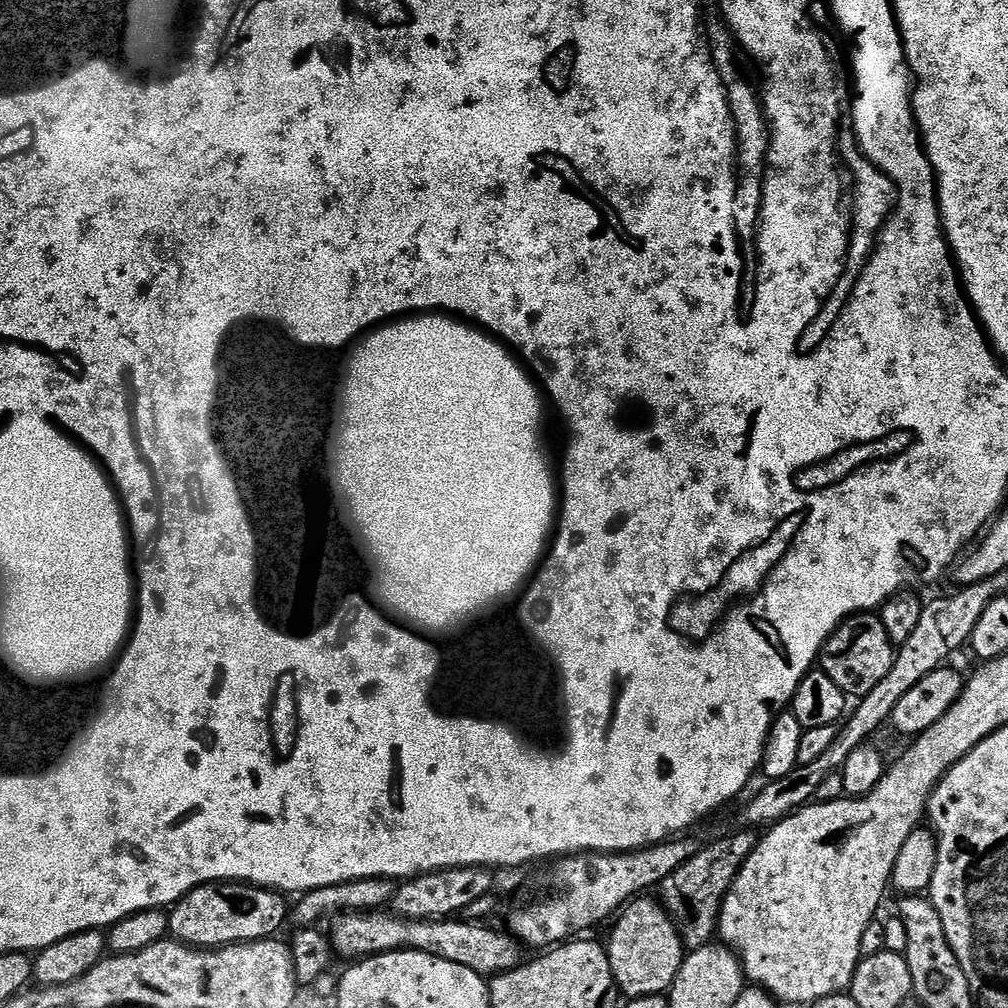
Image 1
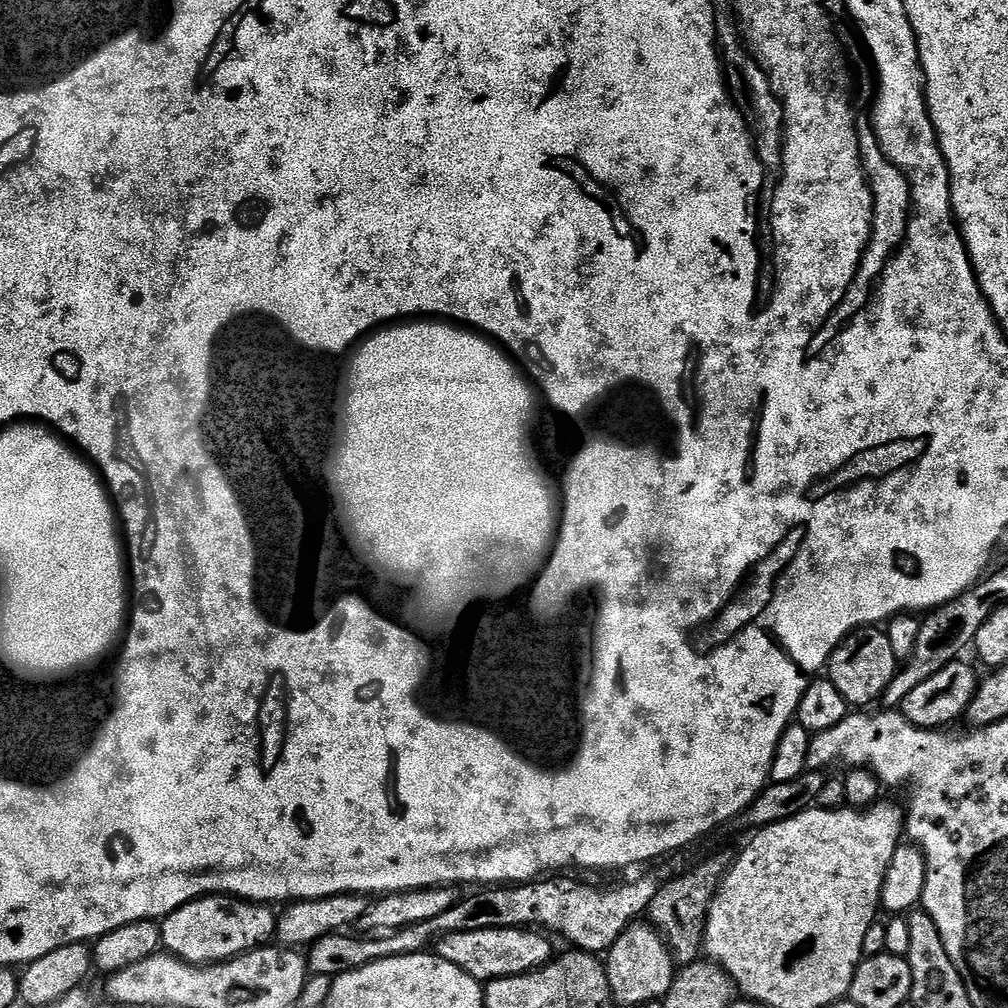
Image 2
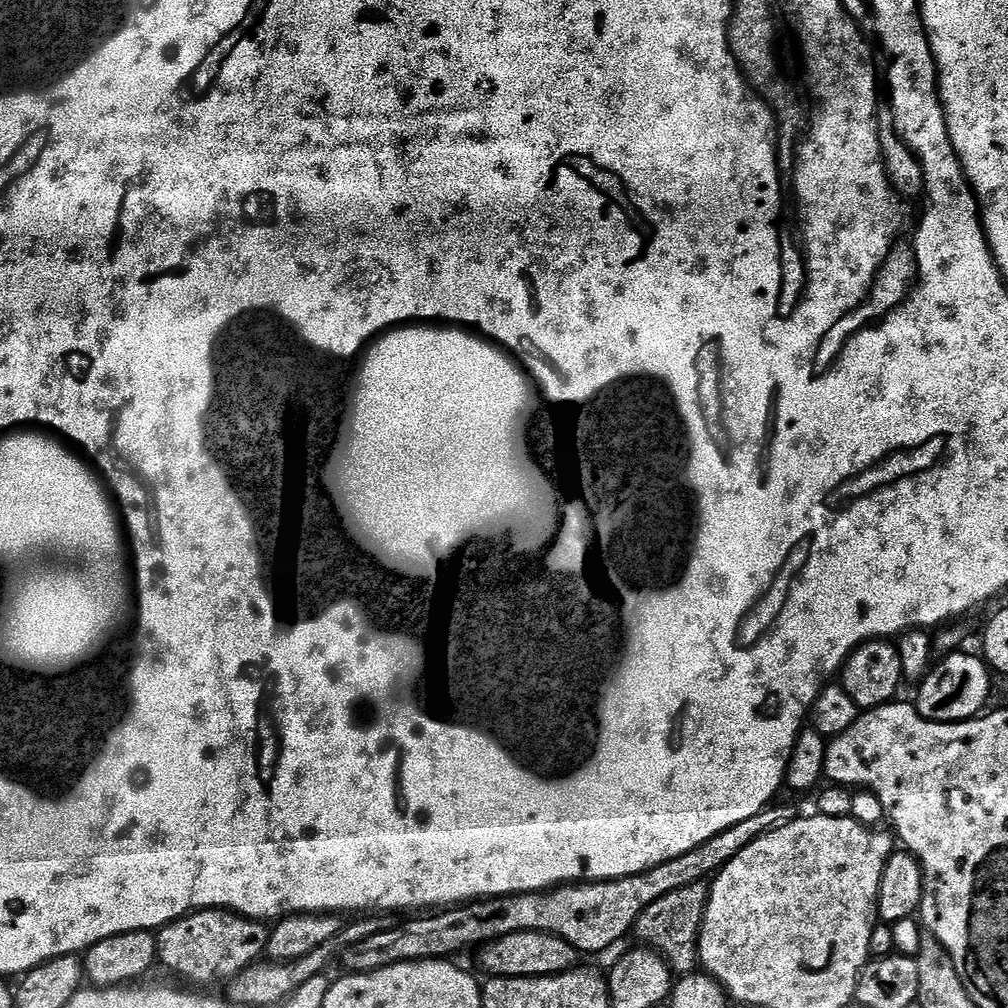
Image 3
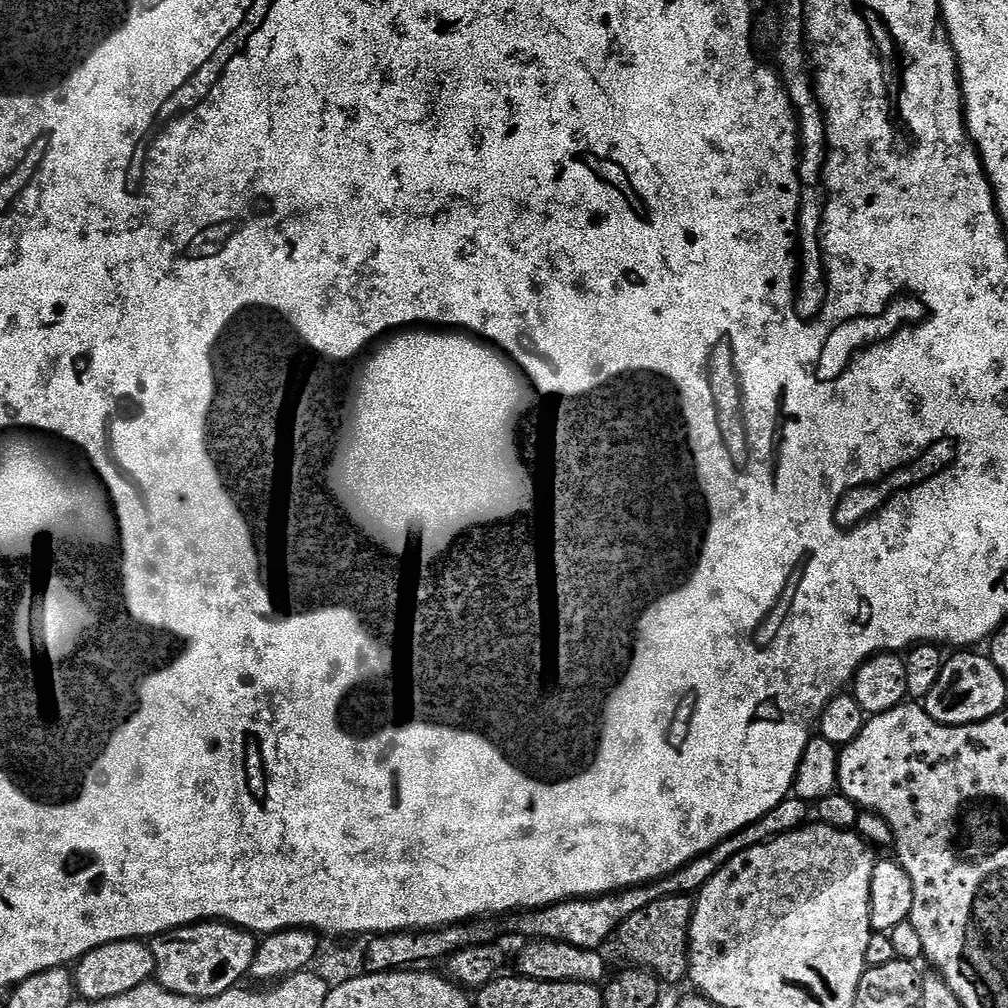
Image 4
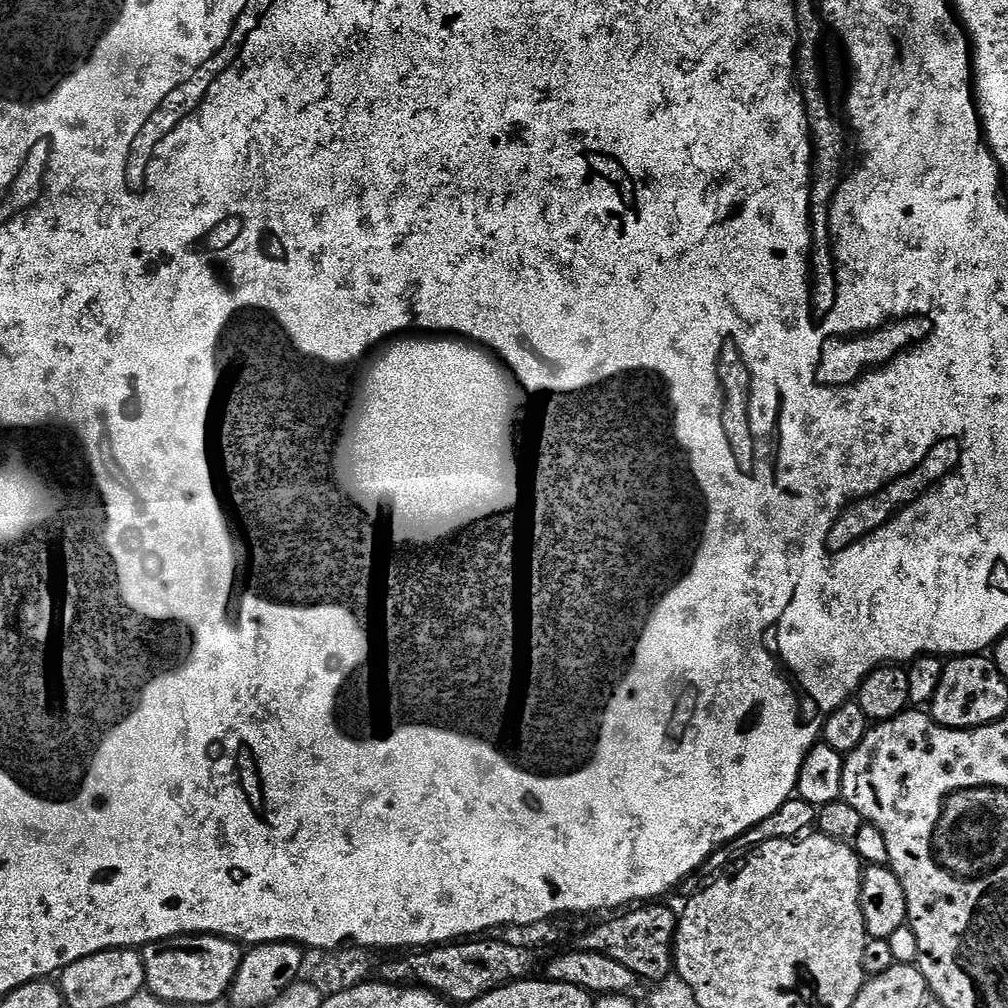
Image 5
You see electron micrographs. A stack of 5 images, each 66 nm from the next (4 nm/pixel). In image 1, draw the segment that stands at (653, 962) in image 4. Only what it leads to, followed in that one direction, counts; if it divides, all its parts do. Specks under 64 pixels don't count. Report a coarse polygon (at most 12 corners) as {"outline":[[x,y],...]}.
{"outline":[[729,831],[682,862],[658,899],[685,949],[713,943],[757,843]]}

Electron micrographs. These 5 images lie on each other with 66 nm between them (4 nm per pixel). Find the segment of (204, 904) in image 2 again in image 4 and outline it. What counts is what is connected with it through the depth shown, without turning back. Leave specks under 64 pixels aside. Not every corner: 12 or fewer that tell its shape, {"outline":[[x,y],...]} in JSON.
{"outline":[[218,920],[150,940],[154,980],[210,999],[252,971],[258,940]]}

